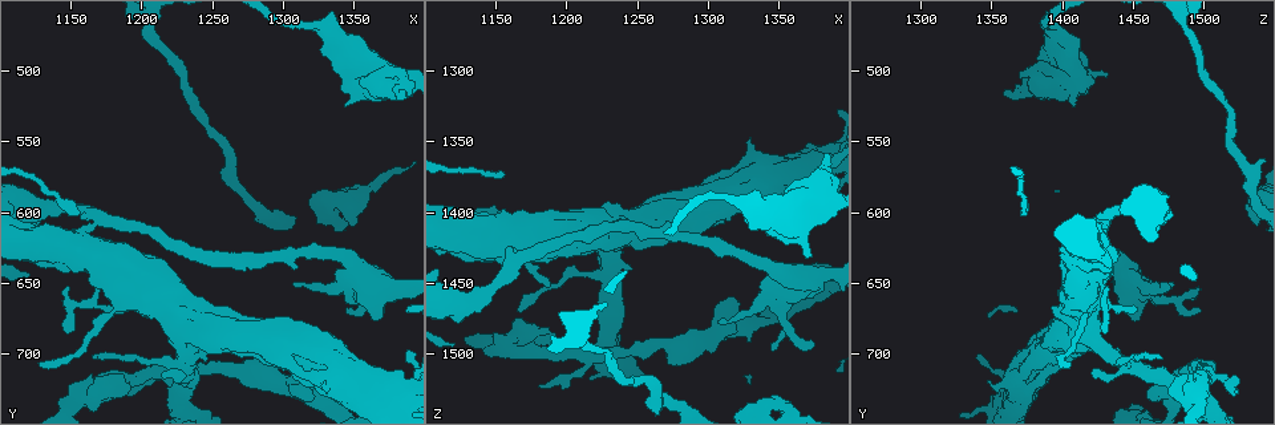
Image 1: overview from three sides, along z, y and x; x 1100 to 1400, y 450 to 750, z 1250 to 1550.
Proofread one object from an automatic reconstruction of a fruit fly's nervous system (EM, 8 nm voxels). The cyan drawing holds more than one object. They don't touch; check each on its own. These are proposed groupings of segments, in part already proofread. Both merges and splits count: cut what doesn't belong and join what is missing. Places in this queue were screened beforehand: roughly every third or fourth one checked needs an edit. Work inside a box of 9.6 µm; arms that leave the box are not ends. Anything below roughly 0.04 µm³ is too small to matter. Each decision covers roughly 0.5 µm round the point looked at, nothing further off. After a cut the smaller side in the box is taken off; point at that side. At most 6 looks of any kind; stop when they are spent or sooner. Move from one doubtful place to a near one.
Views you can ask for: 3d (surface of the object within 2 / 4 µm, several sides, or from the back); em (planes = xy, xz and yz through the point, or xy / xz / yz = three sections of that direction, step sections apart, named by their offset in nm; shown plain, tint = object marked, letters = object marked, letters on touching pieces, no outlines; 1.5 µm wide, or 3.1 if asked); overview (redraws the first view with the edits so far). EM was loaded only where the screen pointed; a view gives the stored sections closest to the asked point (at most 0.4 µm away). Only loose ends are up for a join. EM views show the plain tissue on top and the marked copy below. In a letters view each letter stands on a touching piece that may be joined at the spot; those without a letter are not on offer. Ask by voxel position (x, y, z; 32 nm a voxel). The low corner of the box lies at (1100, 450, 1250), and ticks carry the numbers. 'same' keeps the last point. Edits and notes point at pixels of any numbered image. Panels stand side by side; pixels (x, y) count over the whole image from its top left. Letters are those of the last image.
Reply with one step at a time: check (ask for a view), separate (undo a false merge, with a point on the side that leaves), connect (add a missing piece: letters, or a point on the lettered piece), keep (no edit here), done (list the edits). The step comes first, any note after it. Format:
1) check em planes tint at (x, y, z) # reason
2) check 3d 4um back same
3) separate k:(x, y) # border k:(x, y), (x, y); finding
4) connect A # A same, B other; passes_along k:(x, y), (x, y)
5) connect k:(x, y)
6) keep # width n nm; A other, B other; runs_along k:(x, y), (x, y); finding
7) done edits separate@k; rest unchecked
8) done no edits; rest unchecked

check 3d 4um back at (1346, 524, 1406) # free end

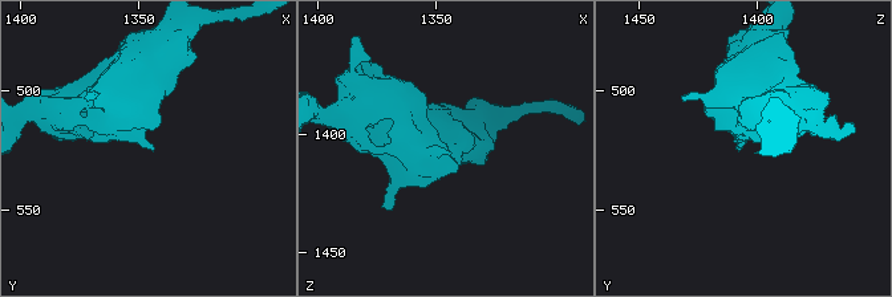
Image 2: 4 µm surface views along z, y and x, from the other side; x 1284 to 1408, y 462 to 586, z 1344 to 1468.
check em planes letters at (1344, 523, 1406) # now the EM

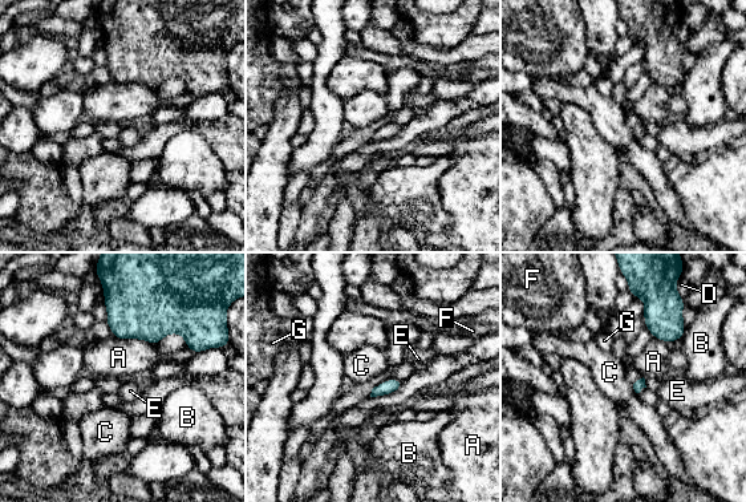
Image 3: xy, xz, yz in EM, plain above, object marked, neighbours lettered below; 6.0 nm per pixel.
keep # A other, B other, C other, D other, E other, F other, G other; border 3:(632, 385), (636, 392); none of them fits

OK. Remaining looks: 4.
check em planes tint at (1326, 468, 1390) # sudden change in width

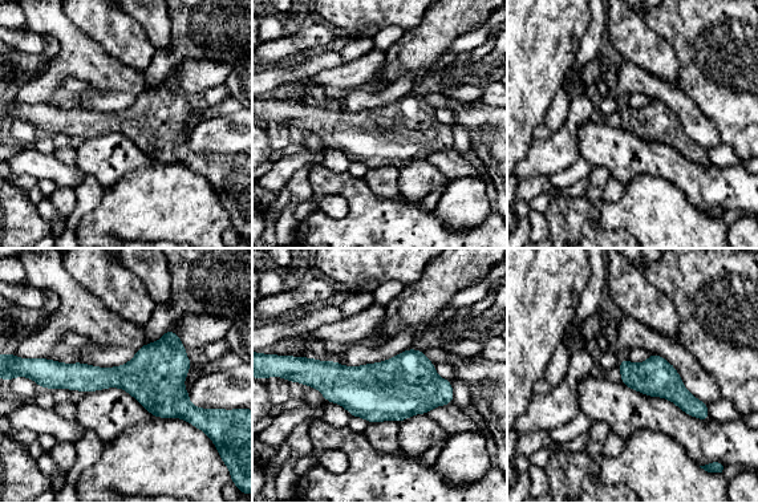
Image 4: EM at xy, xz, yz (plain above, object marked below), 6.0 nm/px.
check em planes letters same # what lies round it

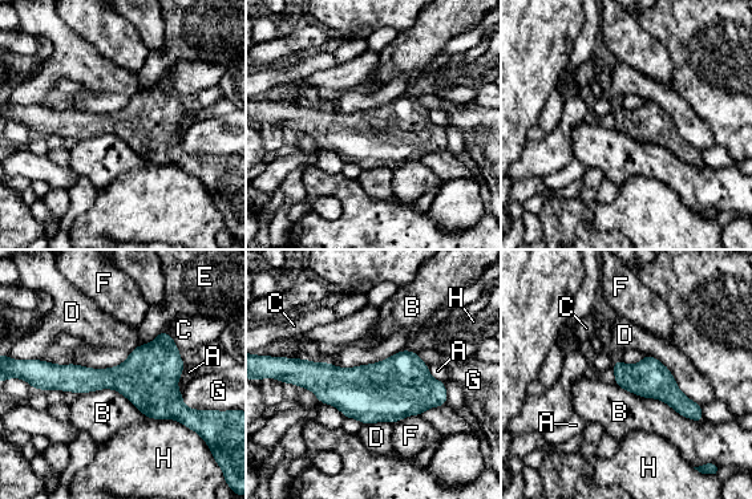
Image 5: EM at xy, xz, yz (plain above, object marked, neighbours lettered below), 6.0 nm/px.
keep # width 240 nm; A other, B other, C other, D other, E other, F other, G other, H other; runs_along 5:(39, 370), (141, 378), (189, 413); all the same cell

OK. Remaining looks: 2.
check em xz step 8 tint at (1384, 516, 1358)

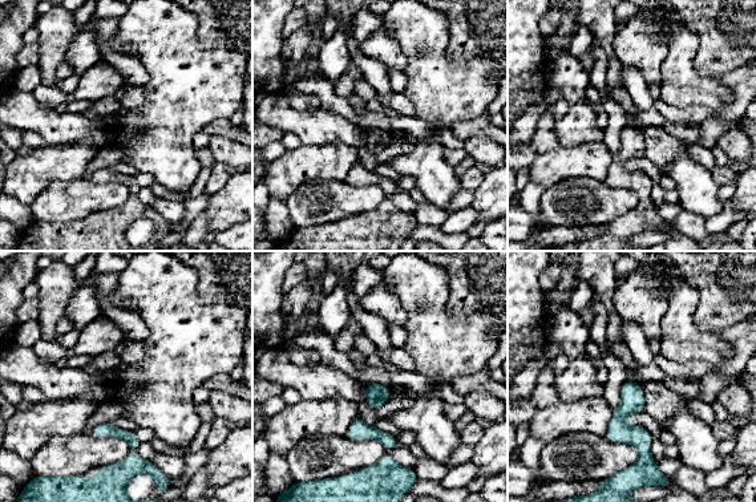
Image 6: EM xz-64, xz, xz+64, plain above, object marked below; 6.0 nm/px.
check em planes letters same # cut it another way

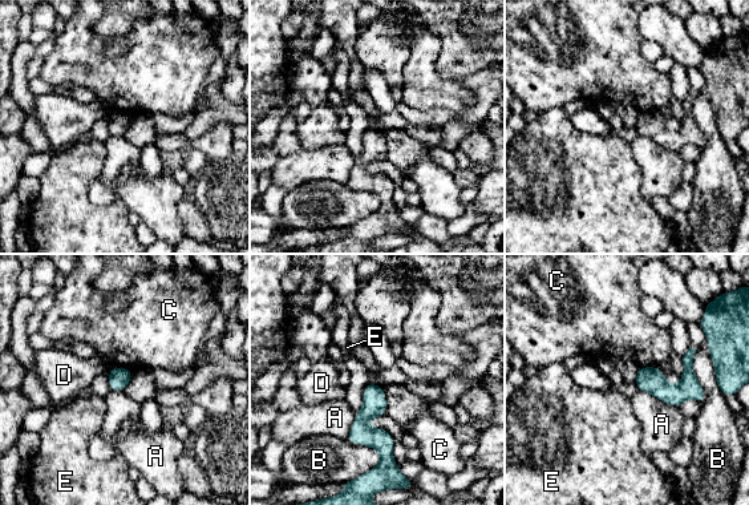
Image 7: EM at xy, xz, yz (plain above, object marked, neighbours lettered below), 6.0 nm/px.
keep # A other, B other, C other, D other, E other; border 7:(639, 390), (677, 407); none of them fits

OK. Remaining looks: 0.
done no edits; rest unchecked

